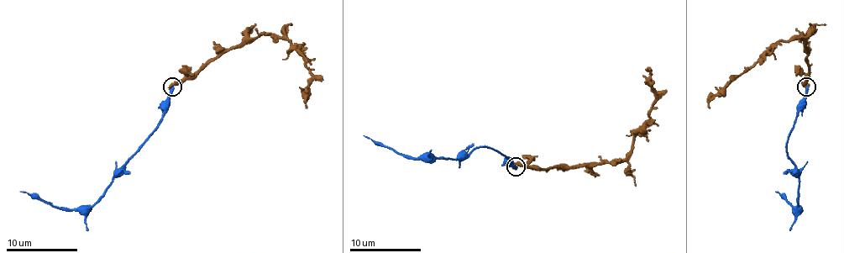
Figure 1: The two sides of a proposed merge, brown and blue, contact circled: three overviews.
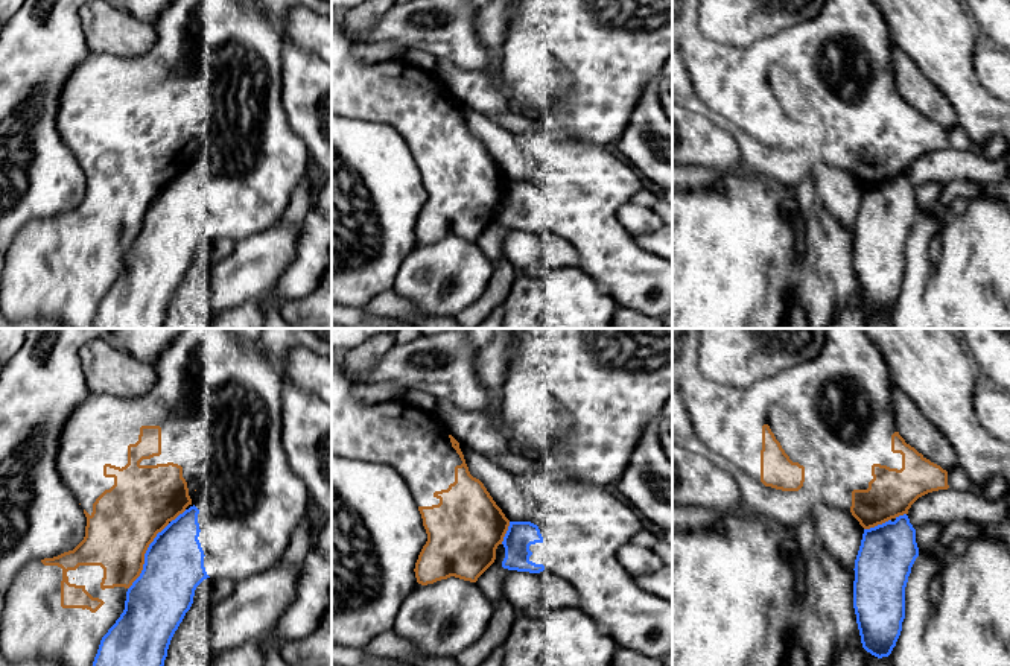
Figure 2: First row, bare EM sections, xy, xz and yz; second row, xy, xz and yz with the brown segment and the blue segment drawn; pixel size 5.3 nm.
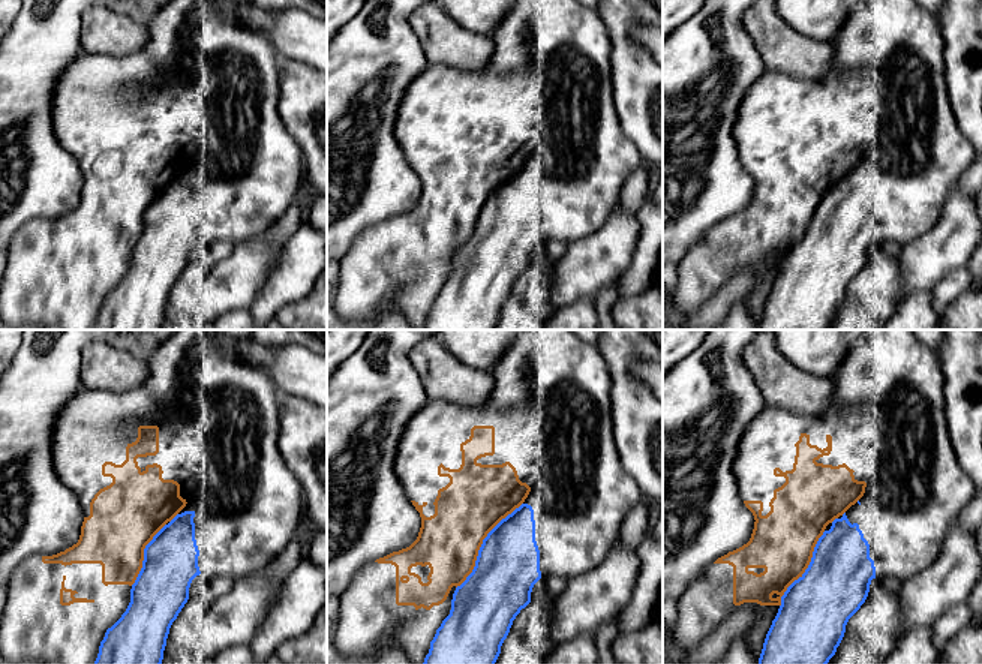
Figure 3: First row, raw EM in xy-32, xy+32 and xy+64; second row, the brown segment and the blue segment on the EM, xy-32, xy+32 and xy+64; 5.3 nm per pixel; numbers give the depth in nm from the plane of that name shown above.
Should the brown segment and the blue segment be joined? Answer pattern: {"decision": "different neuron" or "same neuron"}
{"decision": "different neuron"}

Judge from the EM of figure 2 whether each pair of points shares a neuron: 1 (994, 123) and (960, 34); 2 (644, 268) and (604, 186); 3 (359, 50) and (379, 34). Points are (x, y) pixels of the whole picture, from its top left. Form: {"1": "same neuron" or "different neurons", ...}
{"1": "same neuron", "2": "same neuron", "3": "different neurons"}

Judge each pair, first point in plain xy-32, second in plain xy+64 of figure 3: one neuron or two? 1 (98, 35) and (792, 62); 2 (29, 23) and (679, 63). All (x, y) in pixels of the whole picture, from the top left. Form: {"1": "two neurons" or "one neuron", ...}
{"1": "one neuron", "2": "one neuron"}

